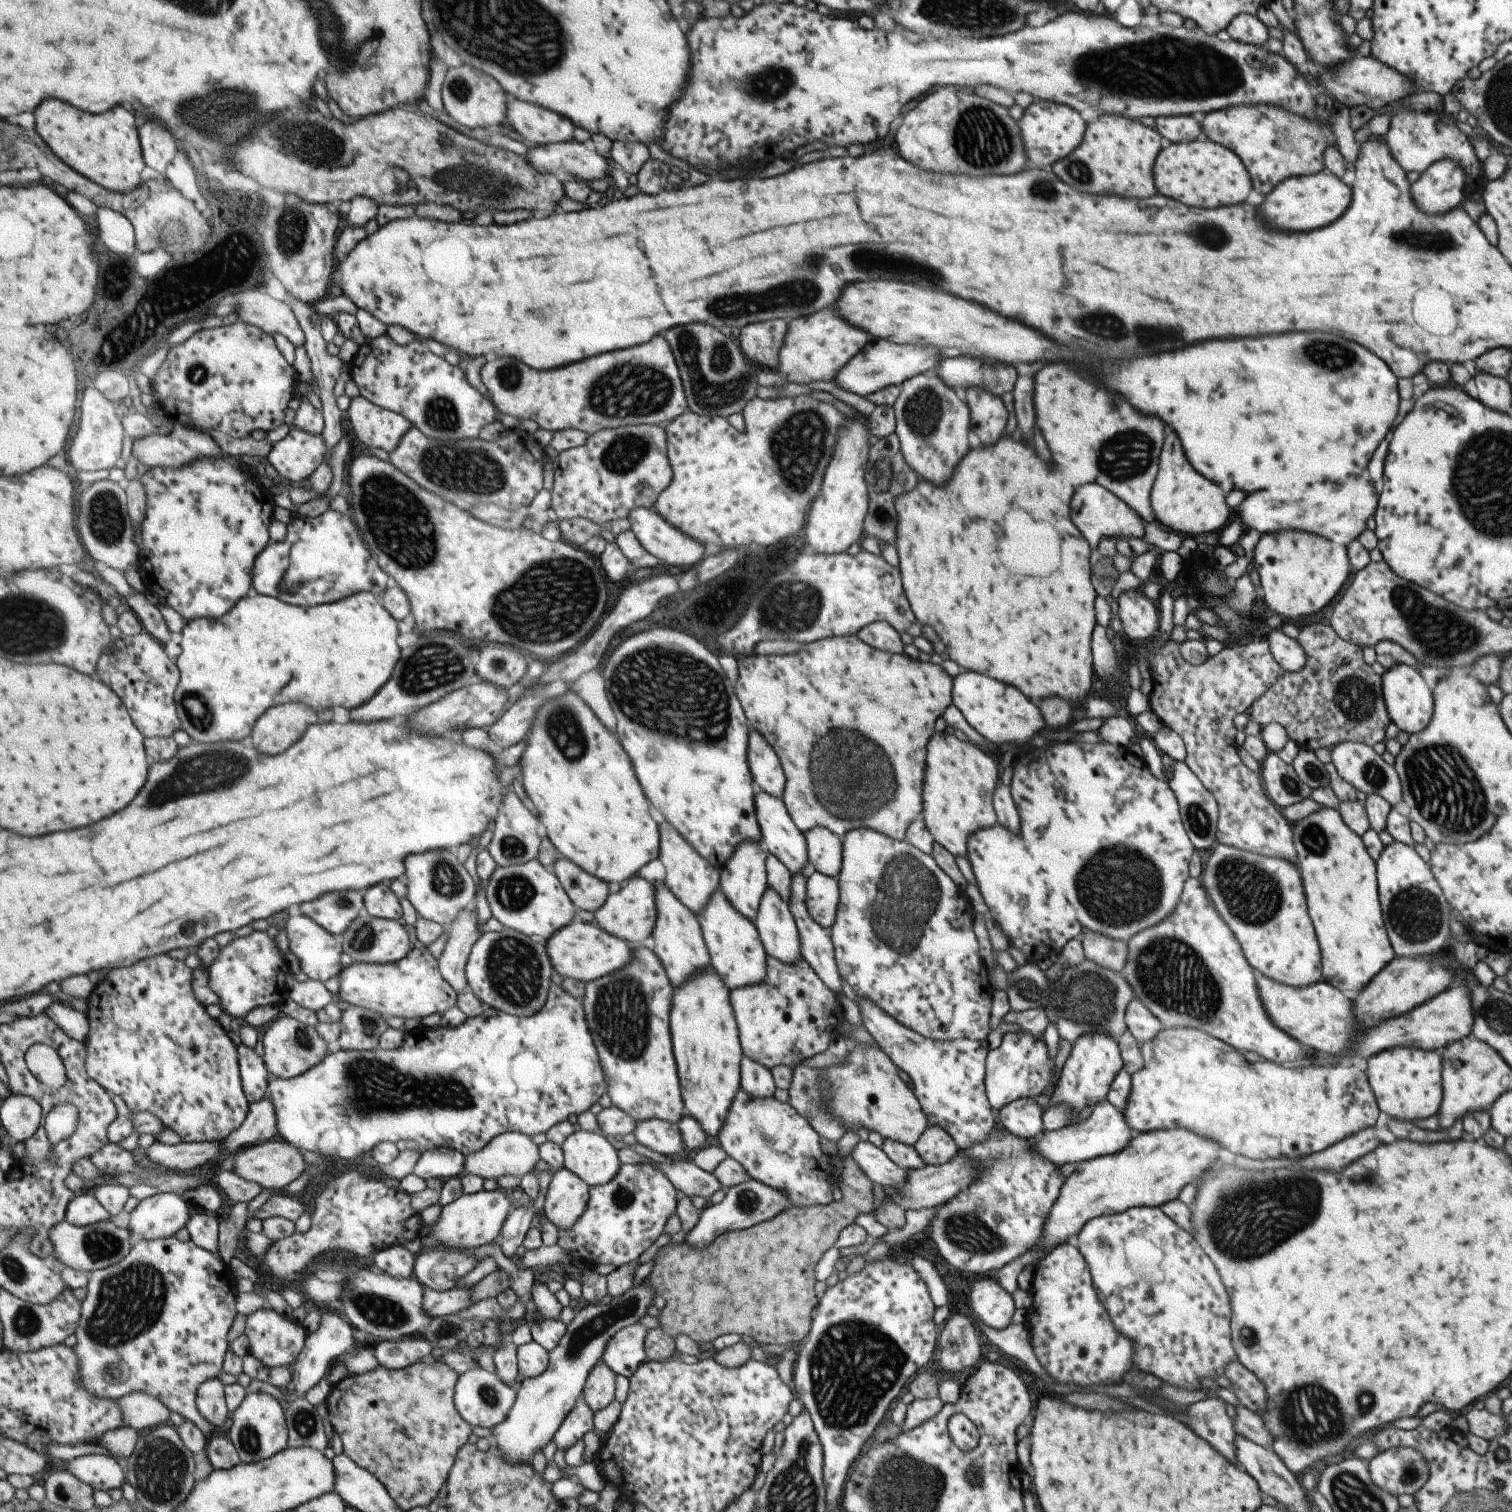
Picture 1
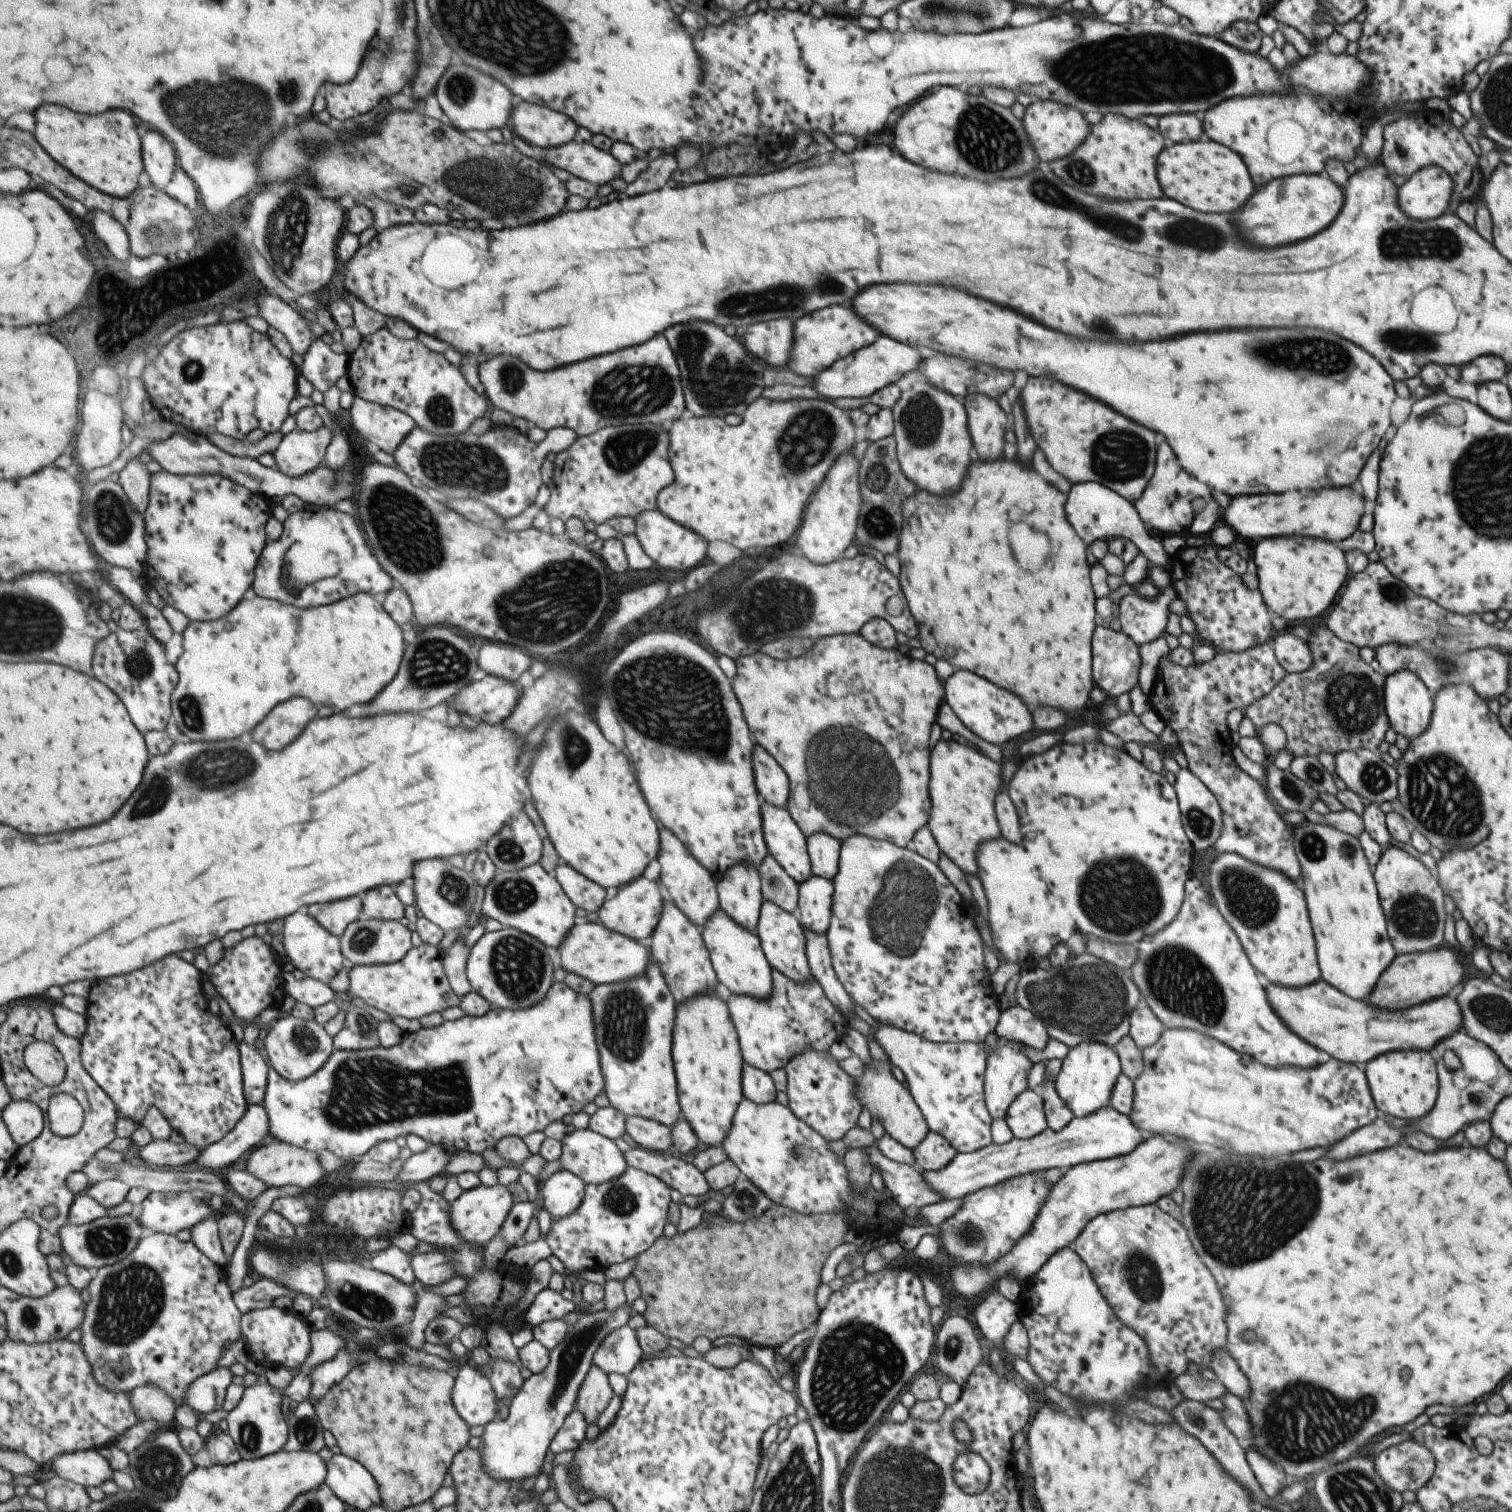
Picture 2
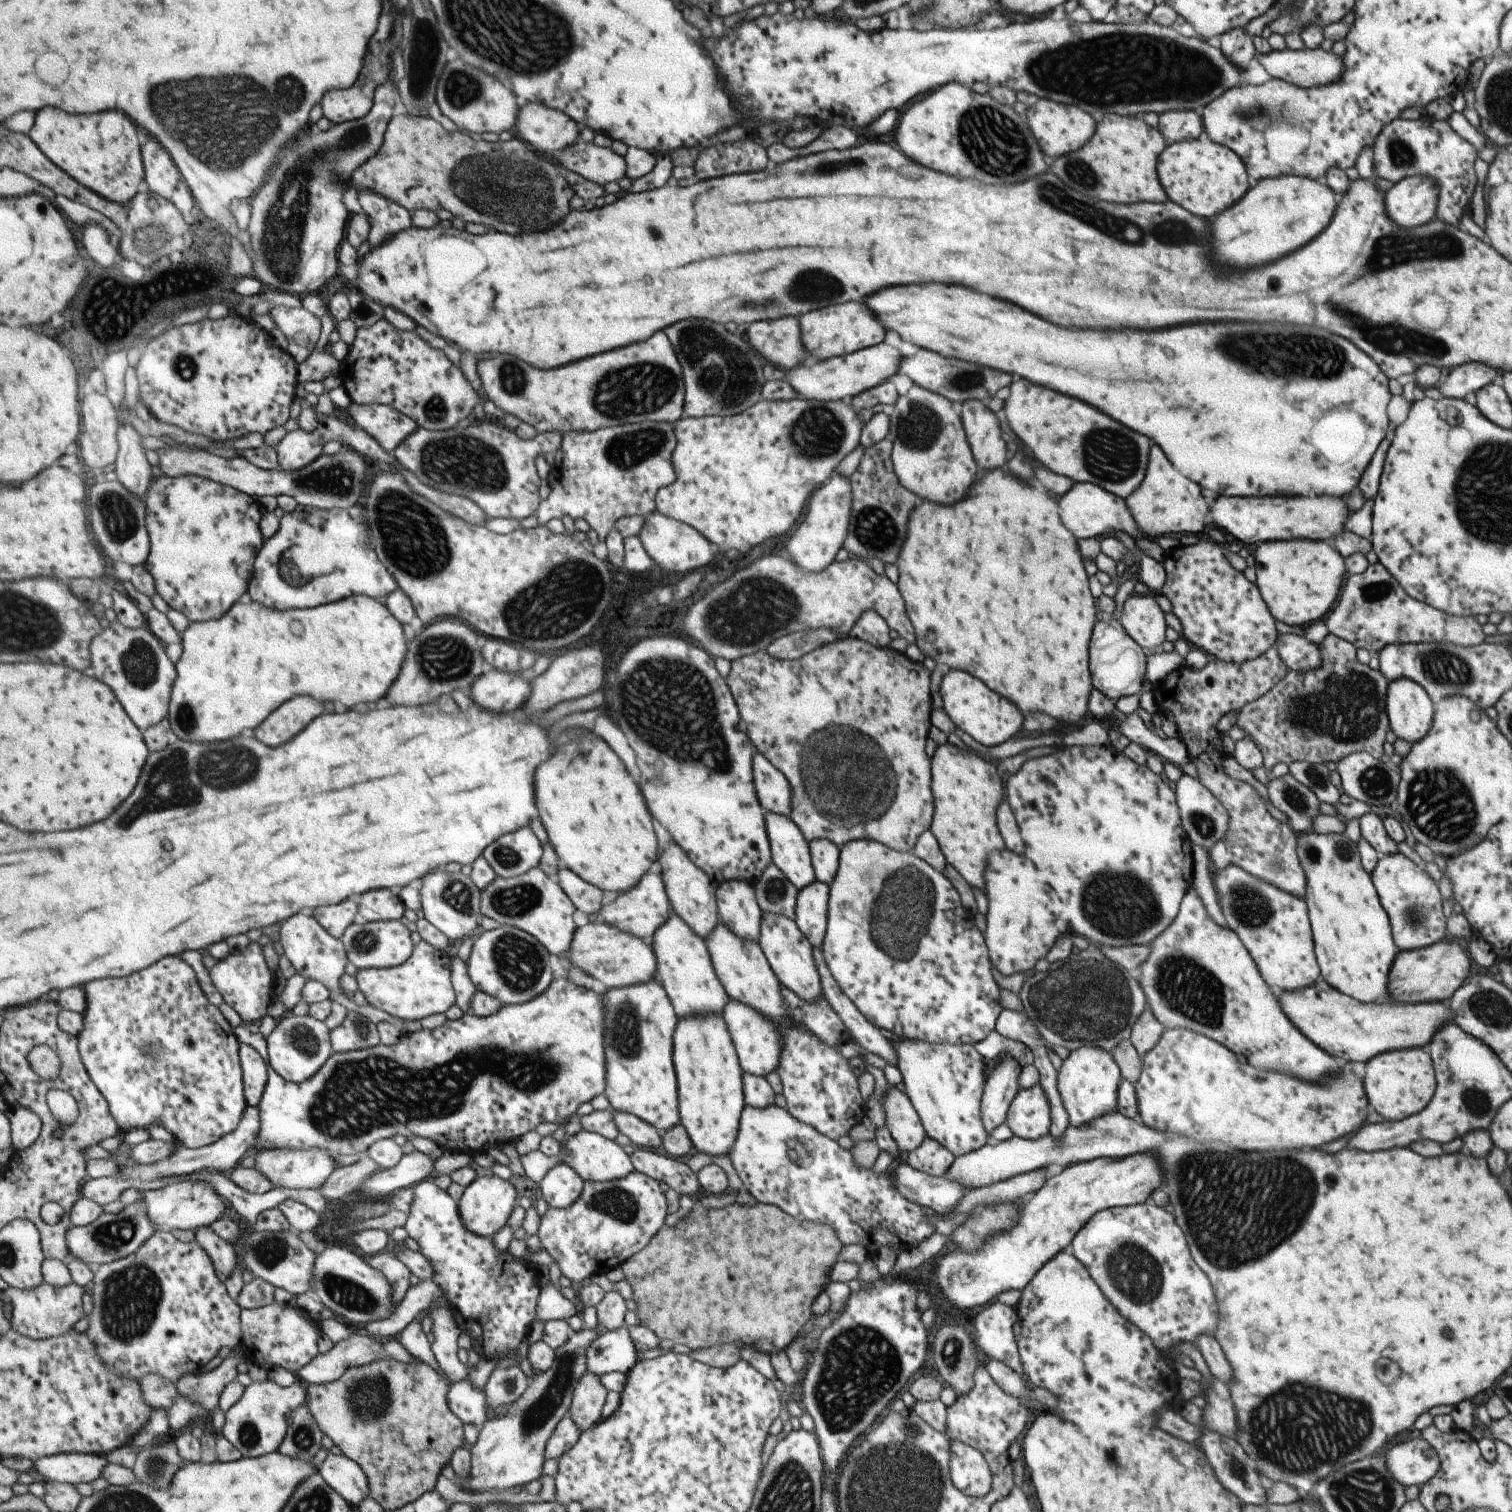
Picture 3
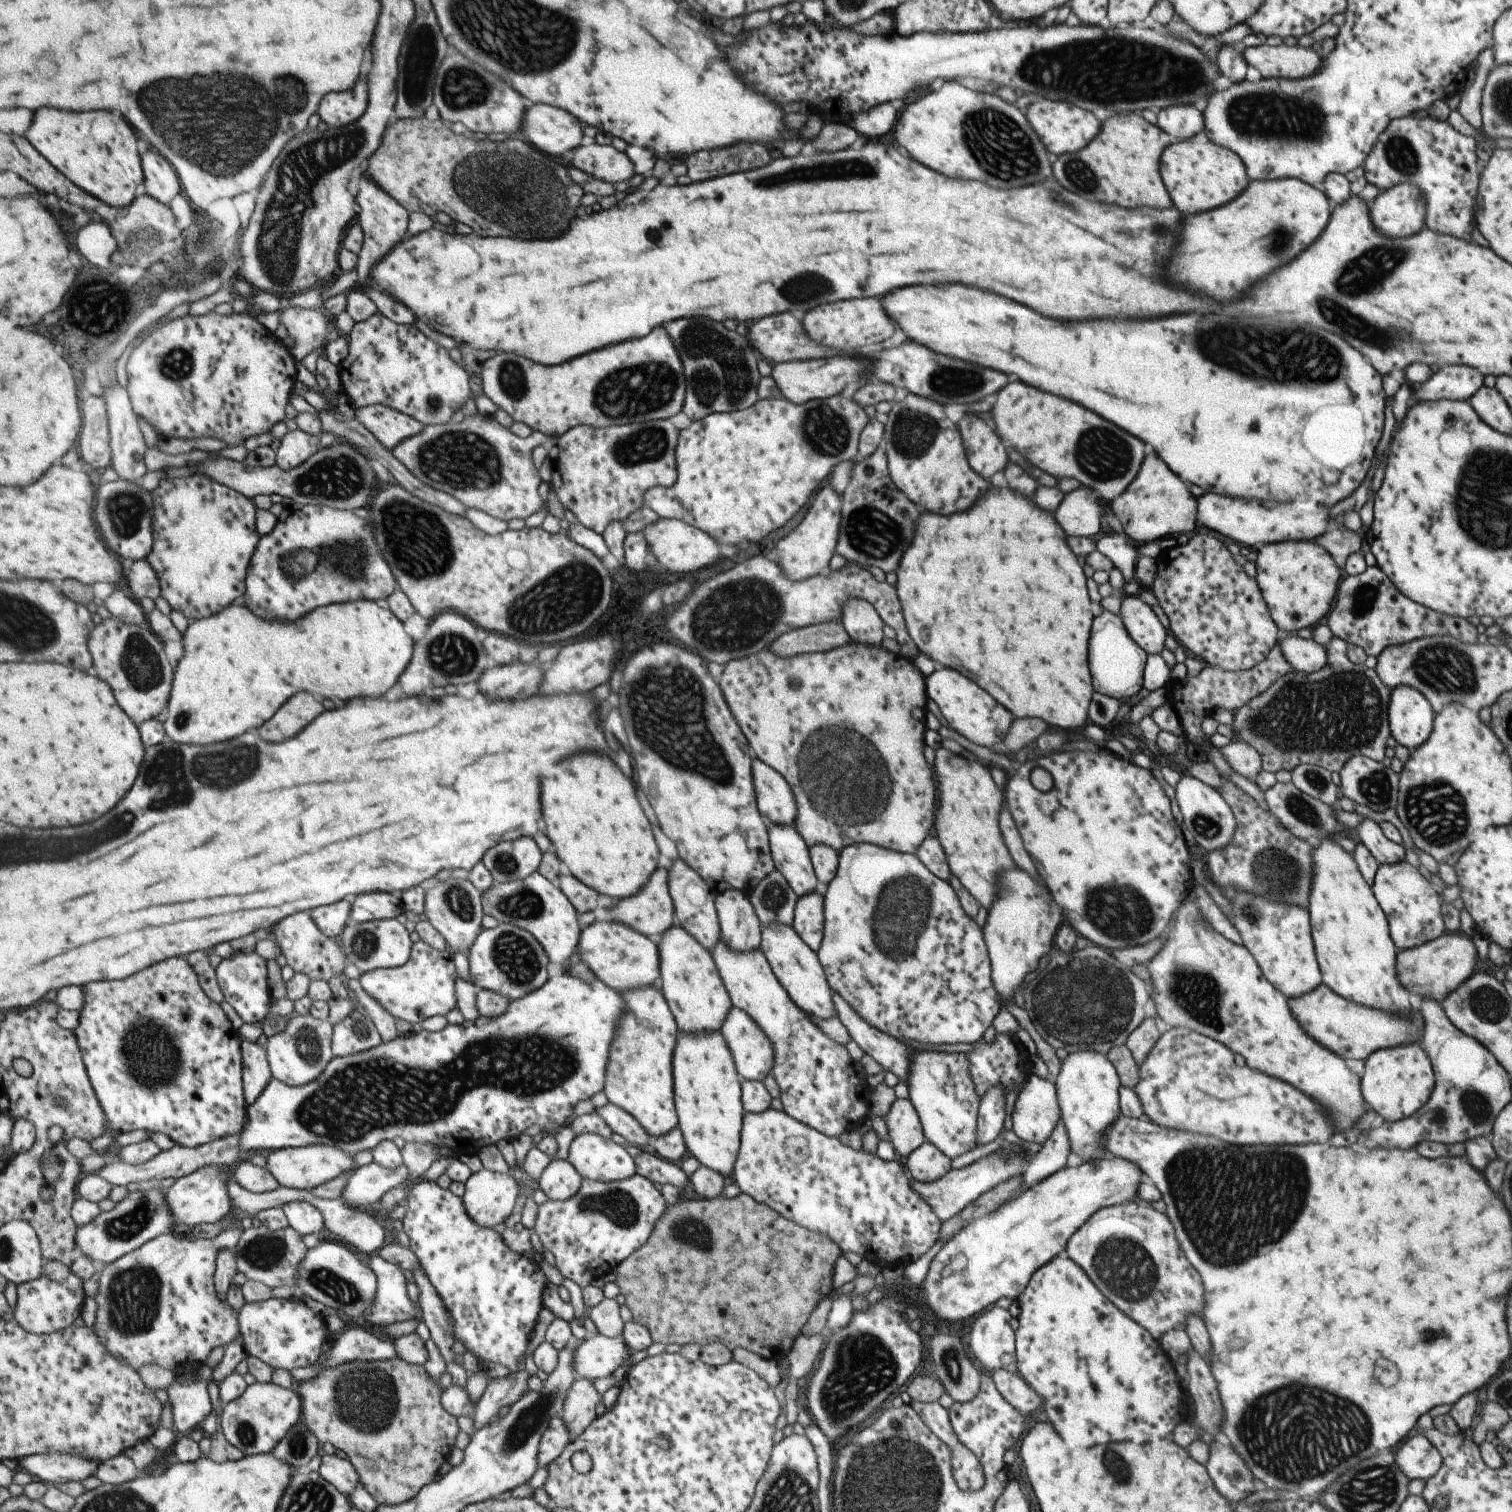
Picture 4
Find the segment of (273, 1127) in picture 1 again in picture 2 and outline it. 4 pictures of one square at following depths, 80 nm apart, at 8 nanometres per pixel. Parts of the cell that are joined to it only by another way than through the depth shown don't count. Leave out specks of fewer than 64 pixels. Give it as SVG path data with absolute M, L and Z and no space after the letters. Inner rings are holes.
M249 1104L245 1116L224 1140L205 1147L193 1163L223 1170L271 1139L270 1118L262 1104Z

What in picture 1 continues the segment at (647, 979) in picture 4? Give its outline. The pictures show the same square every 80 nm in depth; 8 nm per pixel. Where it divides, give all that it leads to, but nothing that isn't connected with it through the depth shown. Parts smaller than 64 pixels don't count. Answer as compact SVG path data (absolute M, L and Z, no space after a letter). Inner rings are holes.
M581 921L559 929L545 943L554 969L563 979L572 978L588 983L614 973L635 958L634 949L625 941L609 934L594 922Z

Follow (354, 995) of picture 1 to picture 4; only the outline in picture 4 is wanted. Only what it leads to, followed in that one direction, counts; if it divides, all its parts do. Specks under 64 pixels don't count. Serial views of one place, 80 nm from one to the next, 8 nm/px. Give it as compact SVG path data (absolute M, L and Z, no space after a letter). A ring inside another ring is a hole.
M420 940L414 944L411 960L406 965L362 973L359 981L362 987L395 1018L413 1024L449 1014L458 1006L458 978L458 967L453 955L447 950L437 950Z

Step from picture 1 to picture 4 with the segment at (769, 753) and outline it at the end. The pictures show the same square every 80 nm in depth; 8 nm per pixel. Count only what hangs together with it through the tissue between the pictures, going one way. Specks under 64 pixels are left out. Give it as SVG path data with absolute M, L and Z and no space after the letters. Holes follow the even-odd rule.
M757 757L750 760L750 769L756 807L766 823L793 825L796 808L788 782Z

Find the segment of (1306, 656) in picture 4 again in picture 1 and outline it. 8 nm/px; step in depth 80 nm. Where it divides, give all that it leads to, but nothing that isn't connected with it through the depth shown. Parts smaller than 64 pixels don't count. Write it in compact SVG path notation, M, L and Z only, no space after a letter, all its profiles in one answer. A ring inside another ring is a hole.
M1280 628L1269 632L1266 641L1273 660L1283 671L1295 672L1305 664L1306 656L1301 645L1283 634Z

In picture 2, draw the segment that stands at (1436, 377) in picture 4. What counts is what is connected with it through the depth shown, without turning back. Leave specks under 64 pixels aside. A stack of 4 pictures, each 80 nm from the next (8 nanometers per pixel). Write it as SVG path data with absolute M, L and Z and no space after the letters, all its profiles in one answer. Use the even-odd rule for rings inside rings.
M1478 356L1467 365L1460 369L1459 381L1469 382L1475 386L1487 381L1502 380L1508 368L1504 360L1495 356Z

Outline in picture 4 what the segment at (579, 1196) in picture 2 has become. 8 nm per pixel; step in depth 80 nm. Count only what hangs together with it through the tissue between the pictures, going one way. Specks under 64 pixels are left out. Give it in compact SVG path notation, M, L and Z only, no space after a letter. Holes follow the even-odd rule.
M559 1155L545 1169L539 1180L539 1188L549 1199L566 1201L581 1190L583 1181L584 1178L571 1161Z

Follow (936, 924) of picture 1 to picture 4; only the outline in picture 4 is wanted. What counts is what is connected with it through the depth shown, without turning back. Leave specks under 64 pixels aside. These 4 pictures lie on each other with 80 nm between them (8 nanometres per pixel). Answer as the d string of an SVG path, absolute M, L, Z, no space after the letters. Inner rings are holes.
M853 843L838 851L838 865L835 876L821 887L823 897L822 915L824 931L816 955L820 961L828 987L837 993L869 1026L888 1034L897 1040L911 1040L917 1044L965 1044L977 1043L983 1032L992 1024L999 1012L1000 1002L990 977L990 962L983 940L982 928L965 914L951 885L931 874L913 853L900 853L869 843Z

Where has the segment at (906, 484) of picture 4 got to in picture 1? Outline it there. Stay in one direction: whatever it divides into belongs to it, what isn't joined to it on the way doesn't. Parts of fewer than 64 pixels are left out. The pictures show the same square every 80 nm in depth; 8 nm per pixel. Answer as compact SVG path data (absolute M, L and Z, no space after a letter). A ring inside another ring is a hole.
M931 370L903 381L892 409L896 424L894 433L905 462L921 476L931 478L935 484L947 482L953 466L969 450L970 416L966 403L957 398L955 391L944 385Z

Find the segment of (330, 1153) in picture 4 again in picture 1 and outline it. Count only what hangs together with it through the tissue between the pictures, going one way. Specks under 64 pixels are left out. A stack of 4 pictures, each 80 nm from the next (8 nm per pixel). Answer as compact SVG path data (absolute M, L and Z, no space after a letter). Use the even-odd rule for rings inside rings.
M278 1137L261 1144L245 1147L234 1154L233 1171L241 1175L246 1181L260 1184L265 1191L277 1192L287 1188L293 1180L299 1178L308 1162L303 1156L303 1150L287 1140Z

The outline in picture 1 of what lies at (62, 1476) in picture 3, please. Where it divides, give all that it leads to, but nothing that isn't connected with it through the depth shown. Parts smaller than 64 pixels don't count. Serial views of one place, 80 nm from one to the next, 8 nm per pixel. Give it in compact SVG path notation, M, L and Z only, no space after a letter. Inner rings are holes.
M103 1453L81 1455L67 1463L67 1470L95 1490L105 1492L121 1488L127 1480L124 1463Z

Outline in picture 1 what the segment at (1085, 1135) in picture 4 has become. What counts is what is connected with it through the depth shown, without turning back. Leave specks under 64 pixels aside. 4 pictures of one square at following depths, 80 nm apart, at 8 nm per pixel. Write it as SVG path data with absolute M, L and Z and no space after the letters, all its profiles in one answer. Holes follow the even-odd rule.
M1081 1031L1072 1044L1071 1053L1063 1061L1056 1087L1051 1094L1051 1101L1064 1103L1077 1111L1087 1104L1094 1105L1105 1099L1110 1082L1122 1067L1118 1042L1109 1033L1101 1031L1090 1033Z

